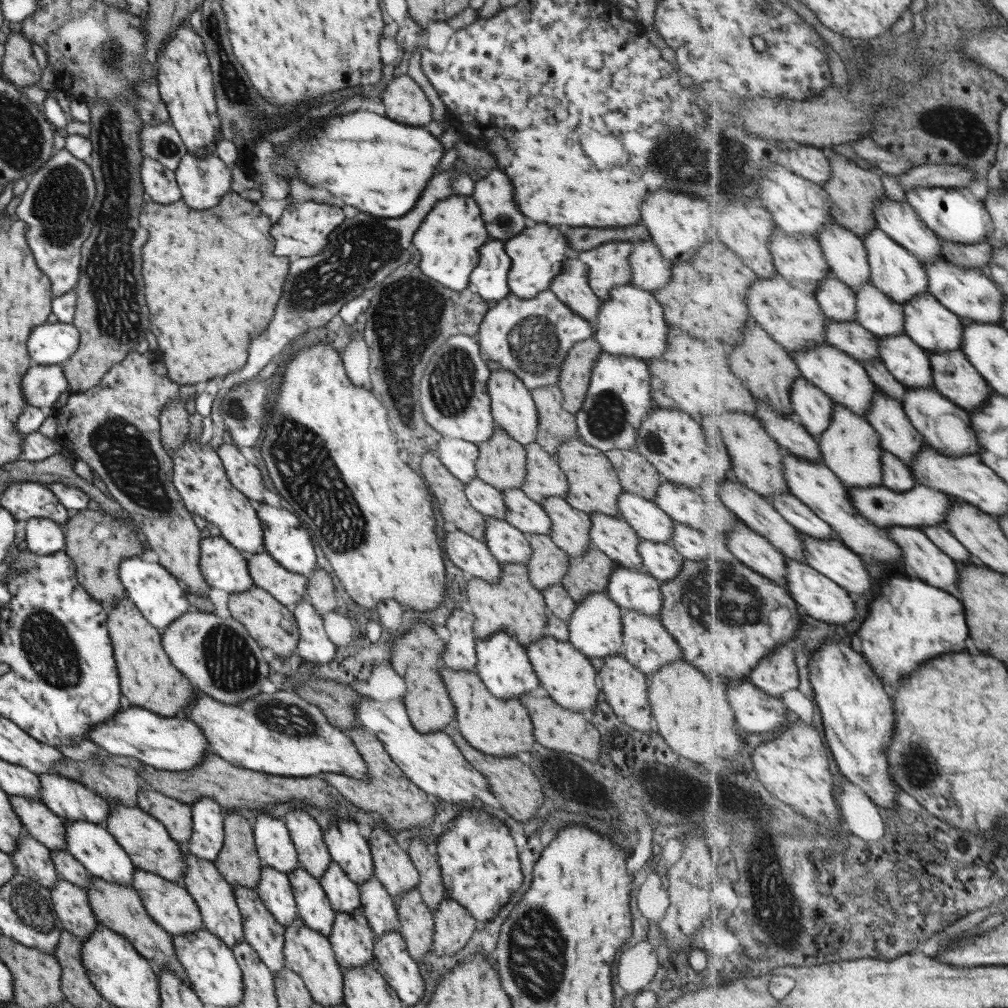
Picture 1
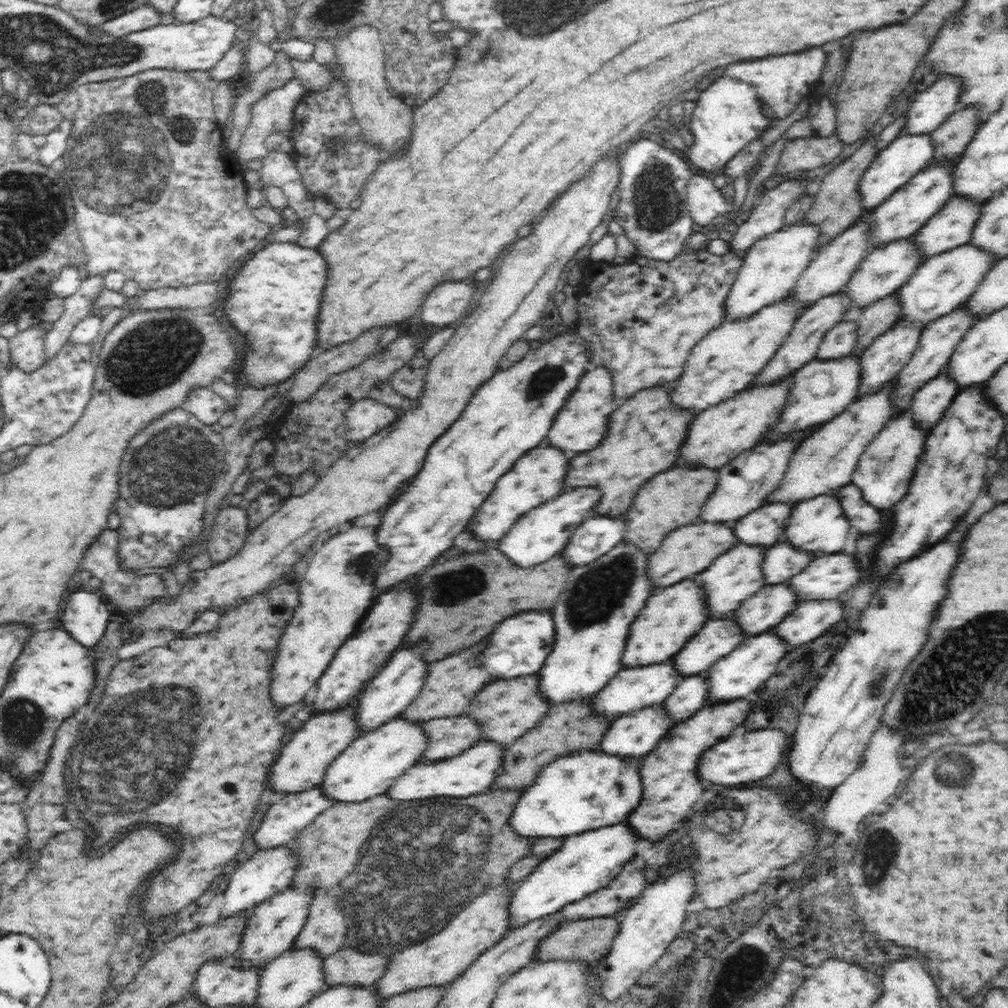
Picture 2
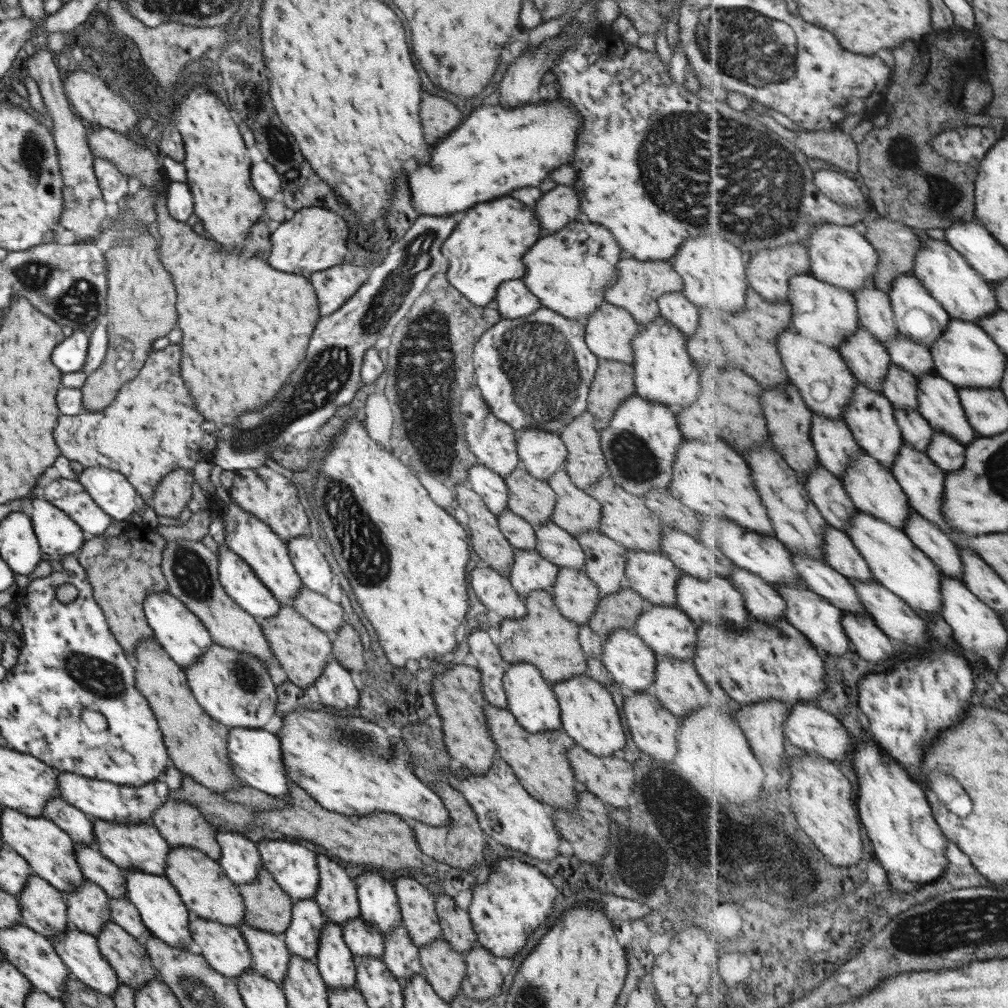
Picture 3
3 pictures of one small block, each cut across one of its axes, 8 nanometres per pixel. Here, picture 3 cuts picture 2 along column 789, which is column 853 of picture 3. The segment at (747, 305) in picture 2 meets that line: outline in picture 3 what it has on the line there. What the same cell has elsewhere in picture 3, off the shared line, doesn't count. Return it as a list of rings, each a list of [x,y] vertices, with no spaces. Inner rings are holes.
[[[827,222],[817,224],[806,246],[811,257],[811,274],[817,277],[817,280],[845,288],[853,295],[869,285],[874,286],[874,276],[879,268],[879,253],[866,235],[859,234],[853,226]]]

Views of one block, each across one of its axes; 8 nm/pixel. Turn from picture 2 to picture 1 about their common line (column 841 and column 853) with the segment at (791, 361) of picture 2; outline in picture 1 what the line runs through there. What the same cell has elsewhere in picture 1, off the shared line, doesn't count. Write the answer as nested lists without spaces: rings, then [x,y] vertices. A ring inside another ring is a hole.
[[[832,273],[817,288],[816,298],[820,301],[824,313],[837,322],[857,321],[856,292]]]

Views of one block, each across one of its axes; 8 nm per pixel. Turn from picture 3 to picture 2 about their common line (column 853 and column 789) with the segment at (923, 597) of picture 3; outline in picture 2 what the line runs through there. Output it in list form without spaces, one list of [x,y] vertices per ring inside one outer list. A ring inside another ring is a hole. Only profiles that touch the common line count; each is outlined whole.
[[[825,493],[795,504],[786,525],[784,540],[787,540],[794,548],[811,550],[815,557],[824,552],[832,554],[832,552],[842,552],[849,548],[846,540],[850,527],[839,496],[836,493]]]

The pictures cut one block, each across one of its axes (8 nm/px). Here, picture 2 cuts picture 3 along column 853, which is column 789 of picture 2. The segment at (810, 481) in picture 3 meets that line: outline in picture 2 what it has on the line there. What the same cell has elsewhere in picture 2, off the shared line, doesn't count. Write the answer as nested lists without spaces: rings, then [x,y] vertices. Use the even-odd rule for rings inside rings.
[[[766,503],[734,522],[735,535],[748,544],[770,547],[774,542],[784,541],[784,533],[794,503]]]

